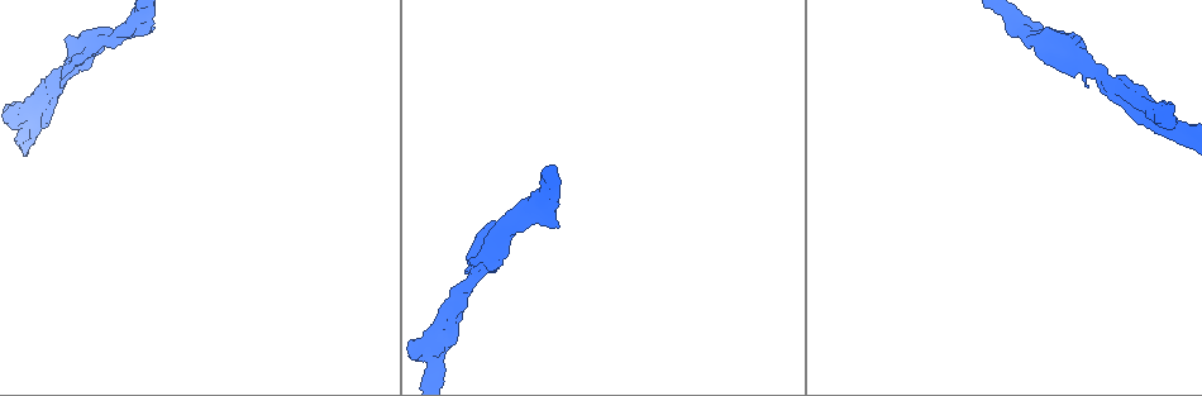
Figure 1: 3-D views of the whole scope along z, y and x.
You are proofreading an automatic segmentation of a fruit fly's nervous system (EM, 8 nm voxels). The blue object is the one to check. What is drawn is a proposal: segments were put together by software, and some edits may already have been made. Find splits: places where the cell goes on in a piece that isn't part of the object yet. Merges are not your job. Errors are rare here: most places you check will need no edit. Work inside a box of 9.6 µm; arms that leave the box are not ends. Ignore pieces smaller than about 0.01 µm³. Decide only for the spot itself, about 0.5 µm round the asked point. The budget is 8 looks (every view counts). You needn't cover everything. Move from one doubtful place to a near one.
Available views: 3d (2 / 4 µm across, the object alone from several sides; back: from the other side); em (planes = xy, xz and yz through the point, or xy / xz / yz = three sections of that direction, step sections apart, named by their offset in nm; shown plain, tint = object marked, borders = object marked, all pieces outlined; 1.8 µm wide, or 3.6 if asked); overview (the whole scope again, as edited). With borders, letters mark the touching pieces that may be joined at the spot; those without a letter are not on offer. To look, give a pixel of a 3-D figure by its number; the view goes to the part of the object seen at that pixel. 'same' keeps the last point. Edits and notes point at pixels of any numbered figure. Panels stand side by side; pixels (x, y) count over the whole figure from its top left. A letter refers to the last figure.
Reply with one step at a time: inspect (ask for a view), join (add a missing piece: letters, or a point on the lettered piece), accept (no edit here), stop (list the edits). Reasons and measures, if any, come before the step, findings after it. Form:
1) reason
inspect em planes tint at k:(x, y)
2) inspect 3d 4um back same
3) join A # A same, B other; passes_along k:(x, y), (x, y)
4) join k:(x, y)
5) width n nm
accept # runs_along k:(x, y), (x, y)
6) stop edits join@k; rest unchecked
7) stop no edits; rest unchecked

side arm on a straight run
inspect em planes tint at 1:(440, 341)

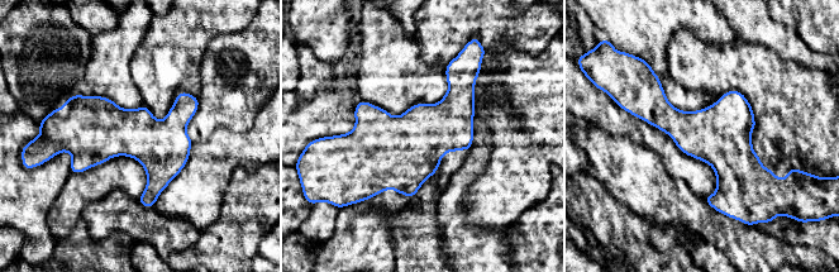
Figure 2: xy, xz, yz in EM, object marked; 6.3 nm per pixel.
what lies round it
inspect em planes borders same

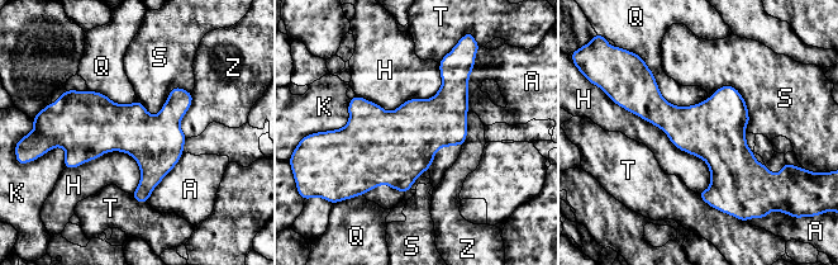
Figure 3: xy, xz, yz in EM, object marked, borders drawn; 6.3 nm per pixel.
accept # A other, H other, K other, Q other, S other, T other, Z other; border 3:(617, 104), (700, 157), (710, 185); no lettered piece goes on from it

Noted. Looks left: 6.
an open end
inspect 3d 4um at 1:(480, 231)

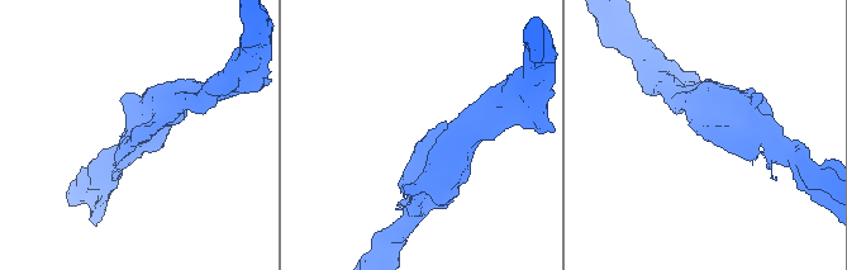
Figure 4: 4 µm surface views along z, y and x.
inspect em 3.6um xy step 4 tint at 4:(705, 136)

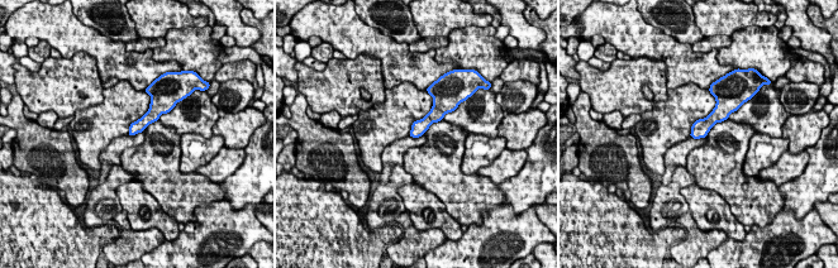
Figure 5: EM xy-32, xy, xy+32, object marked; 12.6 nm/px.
another direction
inspect em 3.6um xz step 8 borders same

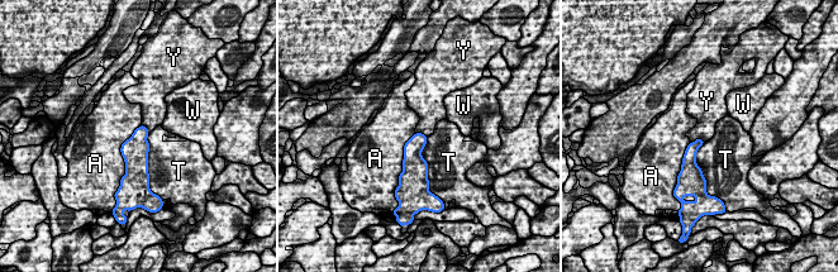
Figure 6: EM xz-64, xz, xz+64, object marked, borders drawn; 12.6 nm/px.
width 120 nm
accept # A other, T other, W other, Y other; border 6:(704, 141), (698, 138), (690, 143); none of them fits

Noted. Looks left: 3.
free end
inspect em planes borders at 1:(1042, 28)

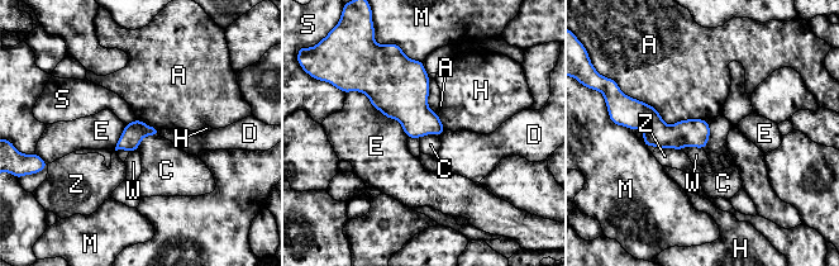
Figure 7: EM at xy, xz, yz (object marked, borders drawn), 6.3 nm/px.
accept # A other, C other, D other, E other, H other, M other, S other, W other, Z other; runs_along 7:(633, 119), (661, 134), (706, 134); none of them fits

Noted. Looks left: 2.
stop no edits; rest unchecked

